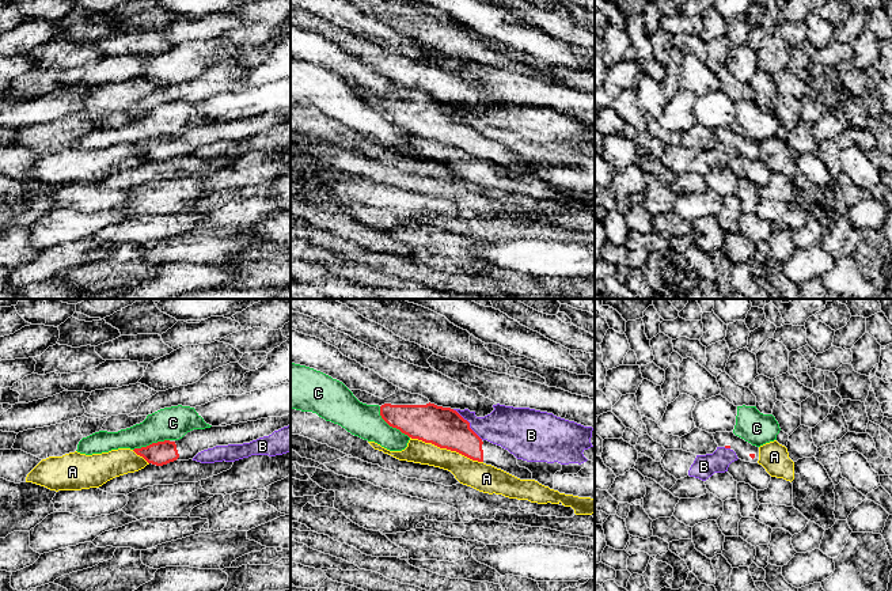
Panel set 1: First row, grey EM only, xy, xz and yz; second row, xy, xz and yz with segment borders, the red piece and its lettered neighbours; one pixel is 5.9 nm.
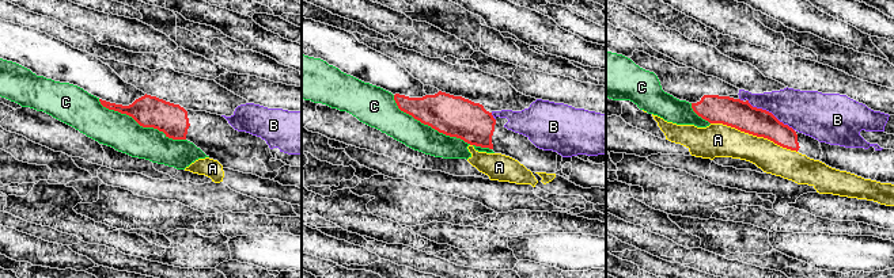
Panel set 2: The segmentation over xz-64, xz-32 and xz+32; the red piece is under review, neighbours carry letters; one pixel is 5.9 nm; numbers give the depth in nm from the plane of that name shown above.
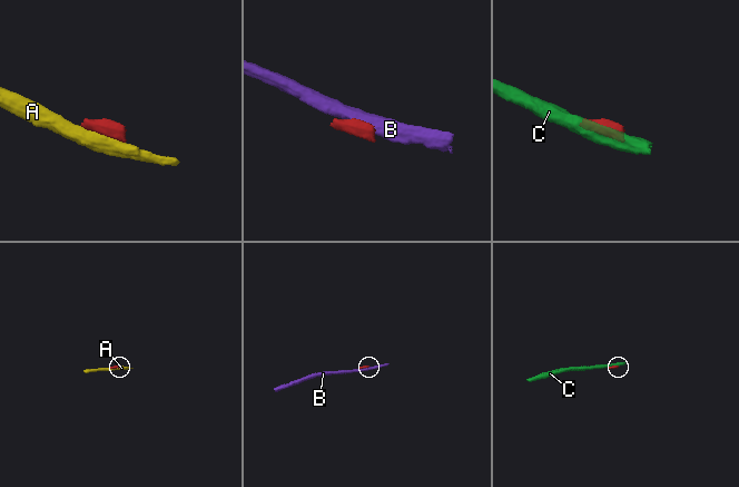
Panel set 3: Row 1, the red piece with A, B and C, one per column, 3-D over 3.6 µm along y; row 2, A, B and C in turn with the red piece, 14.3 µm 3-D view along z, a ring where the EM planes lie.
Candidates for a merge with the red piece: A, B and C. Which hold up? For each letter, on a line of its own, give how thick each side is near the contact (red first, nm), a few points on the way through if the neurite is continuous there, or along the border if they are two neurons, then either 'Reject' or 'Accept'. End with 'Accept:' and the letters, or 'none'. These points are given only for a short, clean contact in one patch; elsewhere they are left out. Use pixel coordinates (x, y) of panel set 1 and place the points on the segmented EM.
A: Thickness 240 nm (red) against 160 nm. Reject
B: Thickness 240 nm (red) against 240 nm. Boundary: xz (452, 409), (482, 439). Reject
C: Thickness 220 nm (red) against 200 nm. Reject
Accept: none

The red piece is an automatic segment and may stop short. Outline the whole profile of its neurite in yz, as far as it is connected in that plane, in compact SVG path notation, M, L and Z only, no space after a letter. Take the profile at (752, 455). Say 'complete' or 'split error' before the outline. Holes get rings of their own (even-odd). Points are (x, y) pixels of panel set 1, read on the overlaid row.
split error; M716 432L713 436L718 447L733 450L741 461L758 463L759 447L752 446L744 439L736 436L733 432Z

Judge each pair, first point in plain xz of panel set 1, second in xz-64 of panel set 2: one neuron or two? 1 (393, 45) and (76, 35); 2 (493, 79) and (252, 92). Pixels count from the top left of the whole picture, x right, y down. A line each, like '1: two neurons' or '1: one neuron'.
1: two neurons
2: one neuron

